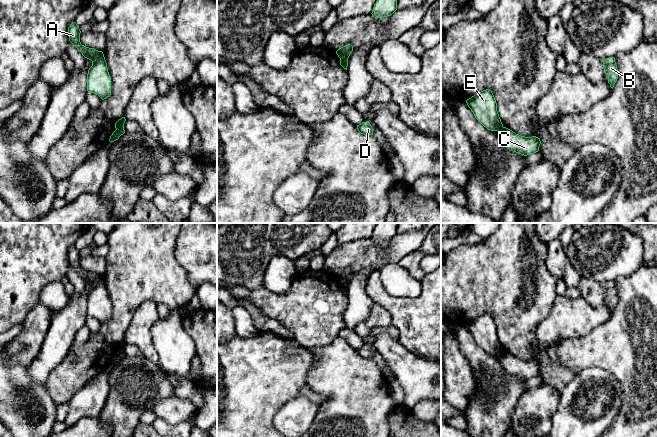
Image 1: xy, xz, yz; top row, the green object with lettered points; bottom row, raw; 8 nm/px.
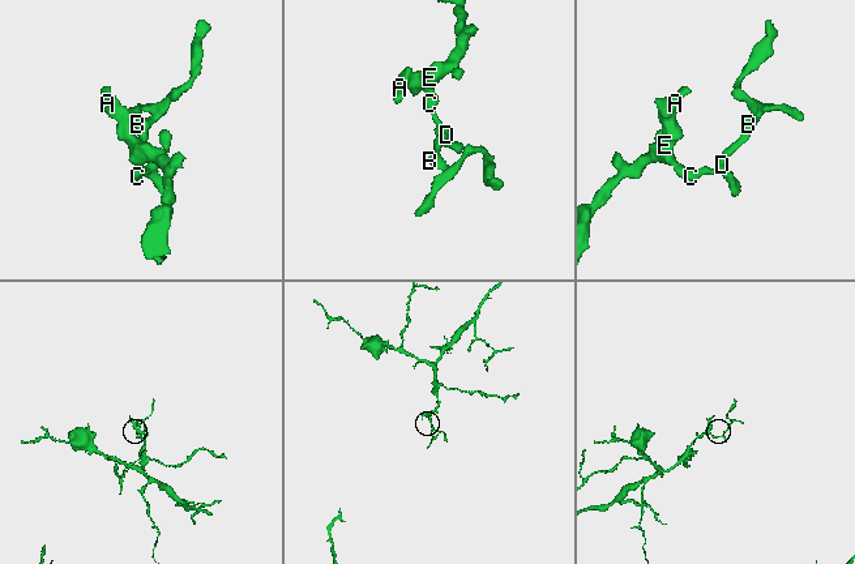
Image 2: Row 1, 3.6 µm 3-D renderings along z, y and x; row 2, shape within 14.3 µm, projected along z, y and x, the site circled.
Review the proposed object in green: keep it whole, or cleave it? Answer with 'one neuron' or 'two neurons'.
two neurons

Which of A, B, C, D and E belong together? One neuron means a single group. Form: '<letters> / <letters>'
A E / B C D

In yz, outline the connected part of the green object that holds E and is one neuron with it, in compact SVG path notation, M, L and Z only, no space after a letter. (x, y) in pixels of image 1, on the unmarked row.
M491 314L478 316L466 324L475 342L488 354L500 355L503 351L497 335L497 327Z

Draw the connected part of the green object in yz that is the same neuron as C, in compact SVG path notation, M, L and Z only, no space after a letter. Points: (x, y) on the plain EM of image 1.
M506 351L501 352L499 359L505 371L510 375L524 380L534 378L539 375L541 365L540 362L536 360L521 360Z

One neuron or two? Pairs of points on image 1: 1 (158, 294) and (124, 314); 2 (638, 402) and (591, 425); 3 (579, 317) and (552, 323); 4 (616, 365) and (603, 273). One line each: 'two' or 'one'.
1: one
2: two
3: one
4: two

